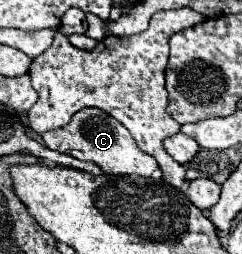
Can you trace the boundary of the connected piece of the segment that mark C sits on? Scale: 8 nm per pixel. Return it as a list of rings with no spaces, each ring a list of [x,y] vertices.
[[[100,109],[78,111],[74,115],[74,119],[70,119],[68,125],[64,125],[60,129],[46,131],[42,135],[42,139],[44,139],[46,147],[50,147],[58,153],[66,153],[66,155],[72,155],[76,159],[96,163],[106,175],[136,173],[136,175],[142,175],[142,177],[150,177],[158,169],[158,163],[150,155],[146,155],[144,151],[138,149],[130,131],[120,121],[116,121],[114,117],[110,117],[108,113],[104,113]]]

